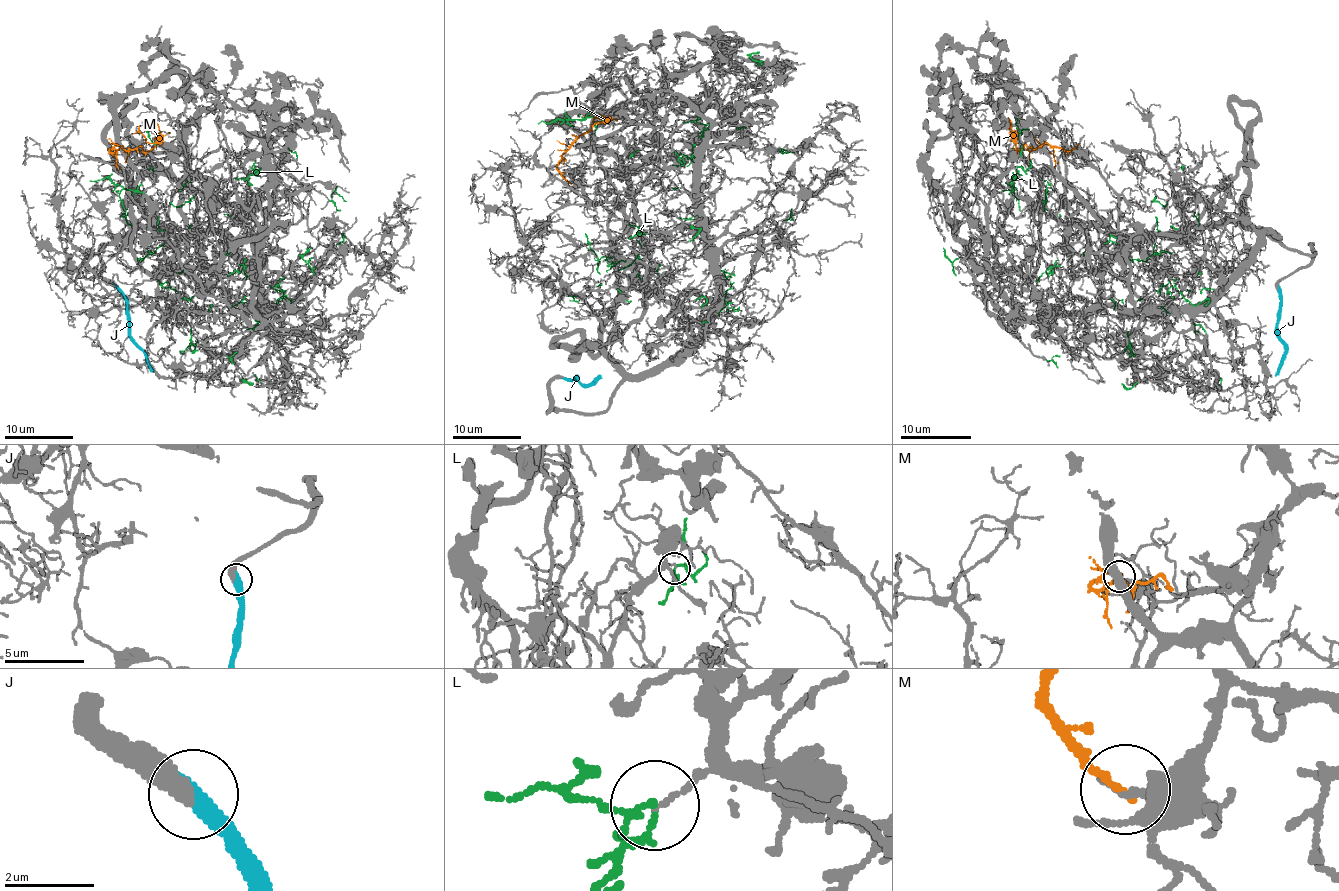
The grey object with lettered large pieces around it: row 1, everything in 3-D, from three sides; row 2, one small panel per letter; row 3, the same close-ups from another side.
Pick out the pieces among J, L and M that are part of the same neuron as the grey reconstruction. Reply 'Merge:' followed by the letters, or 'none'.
Merge: J

